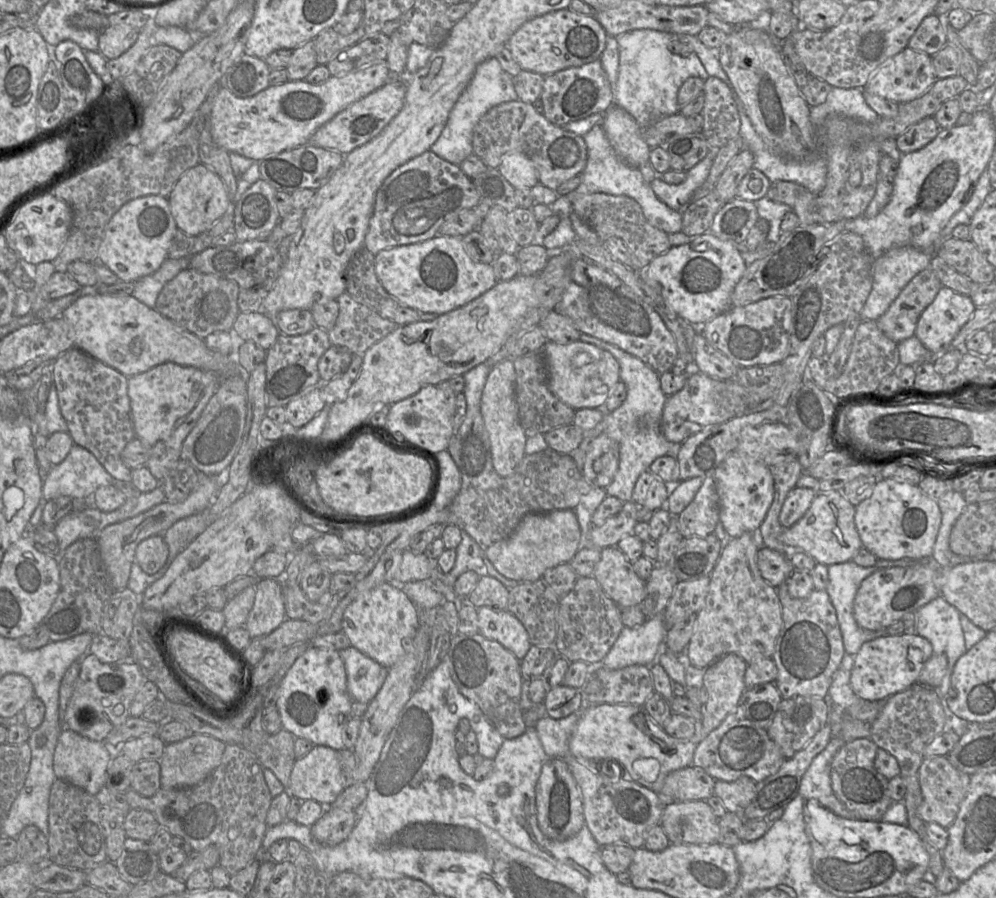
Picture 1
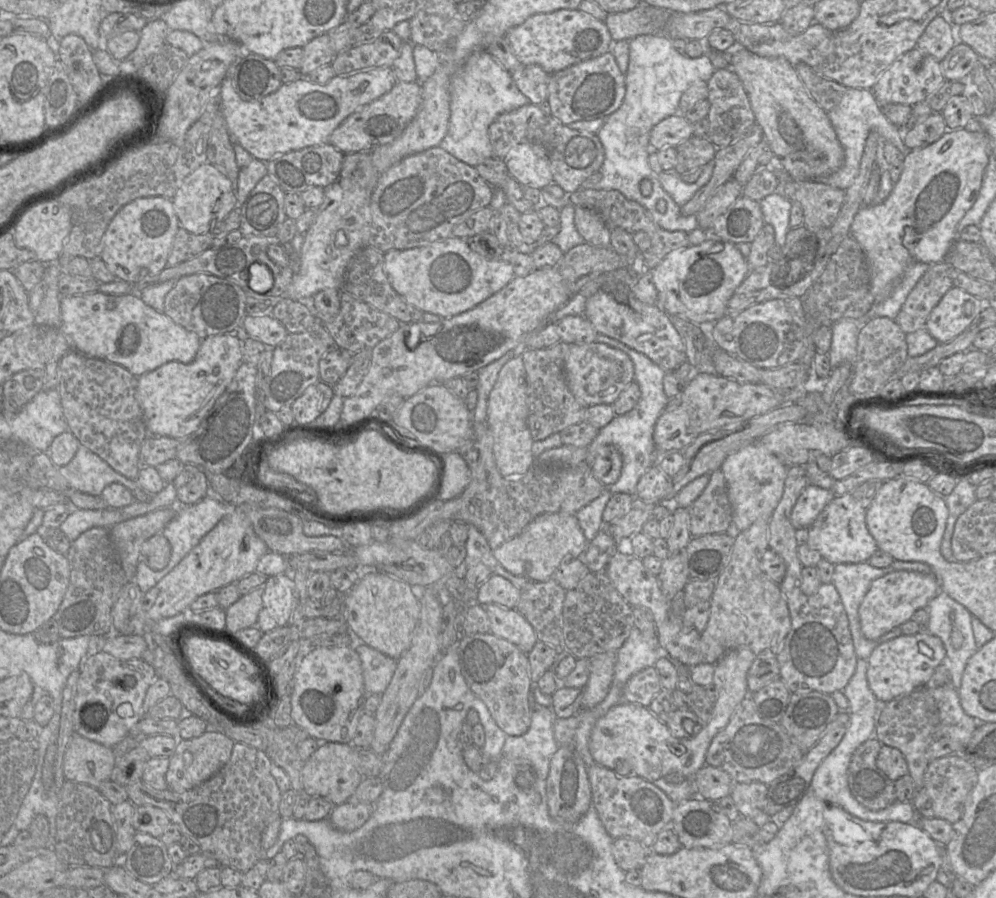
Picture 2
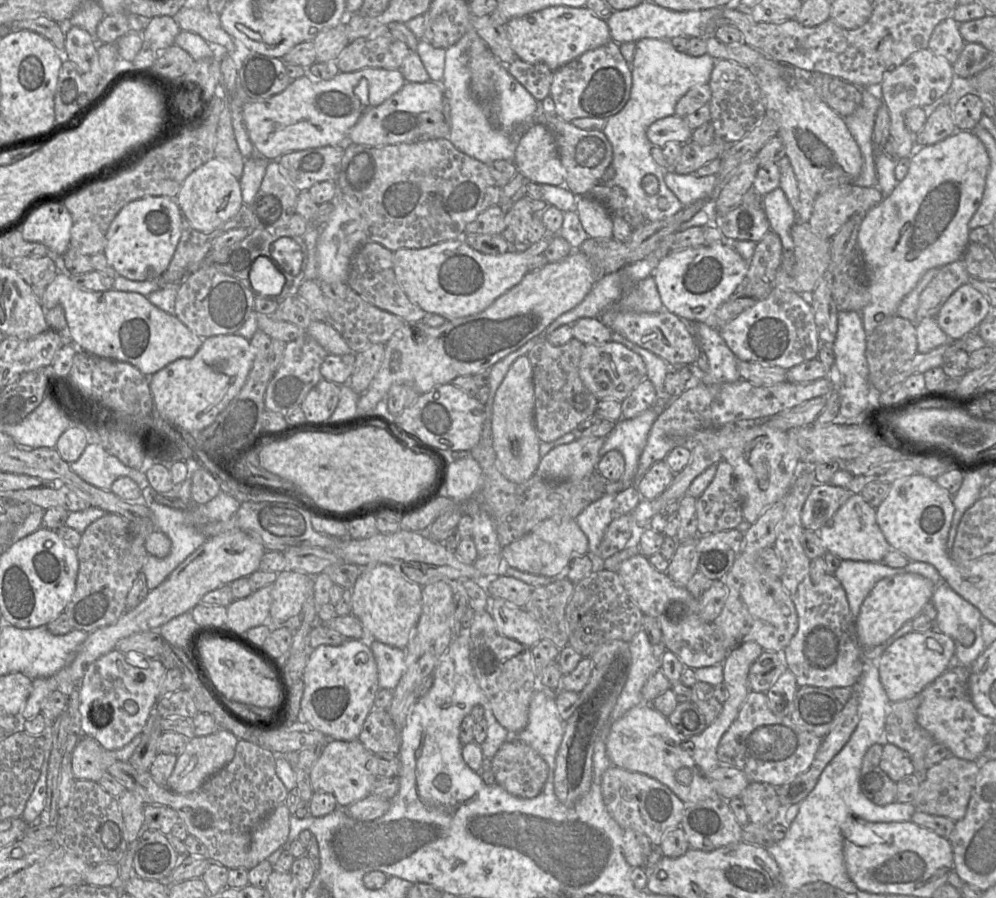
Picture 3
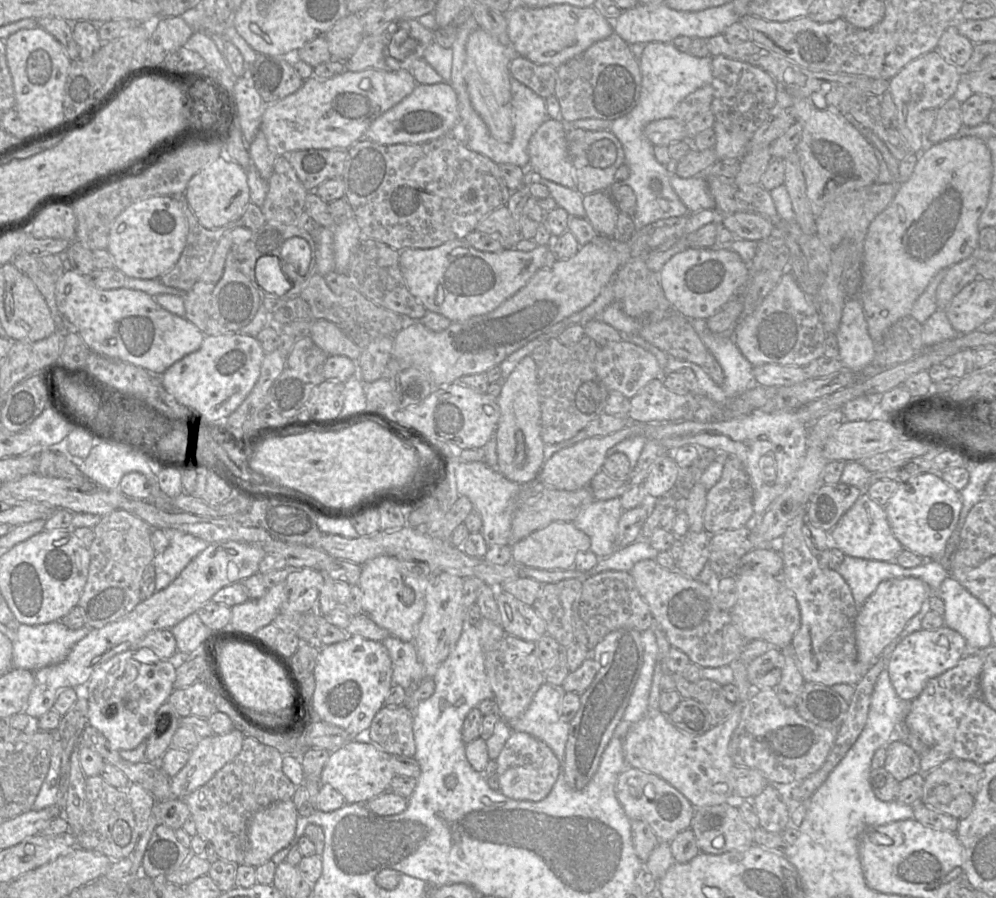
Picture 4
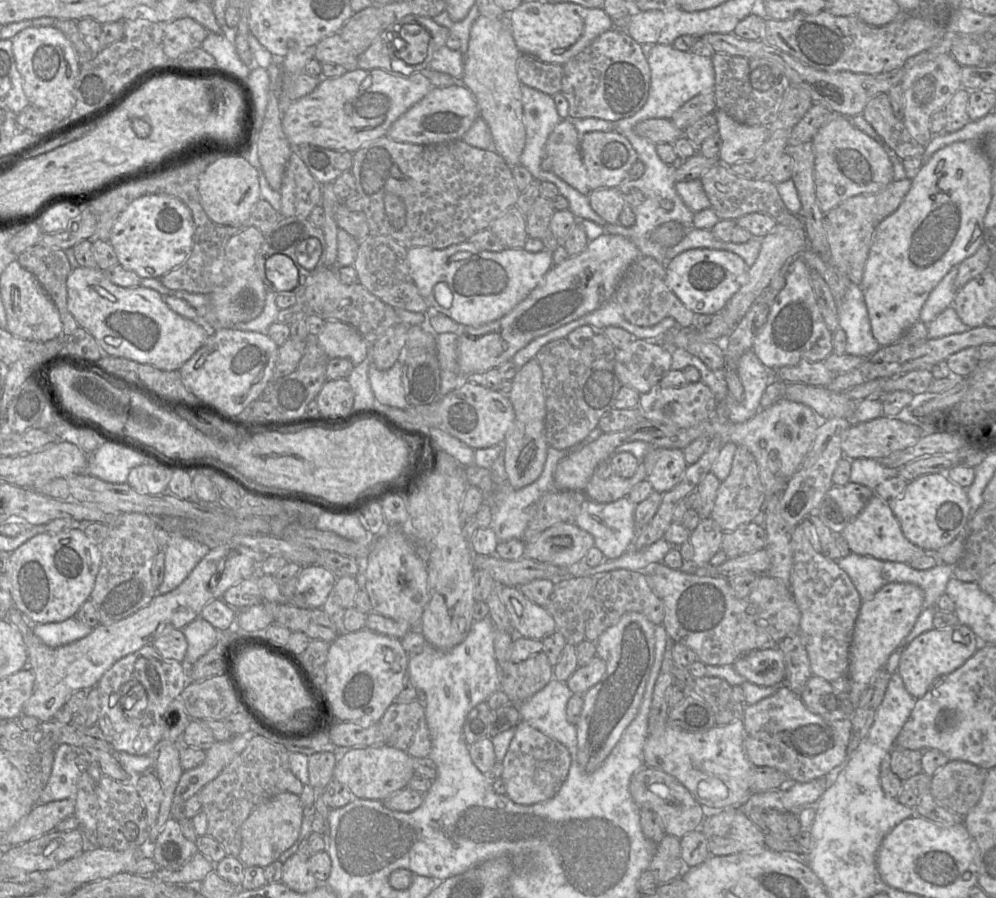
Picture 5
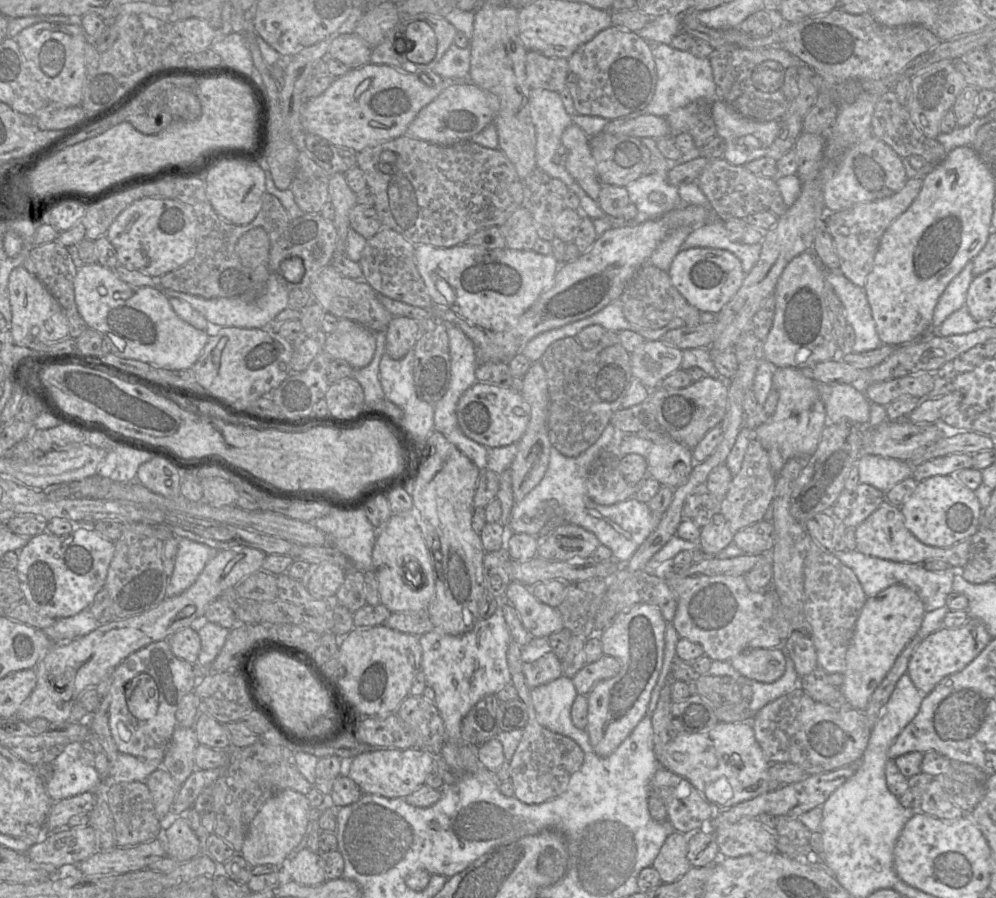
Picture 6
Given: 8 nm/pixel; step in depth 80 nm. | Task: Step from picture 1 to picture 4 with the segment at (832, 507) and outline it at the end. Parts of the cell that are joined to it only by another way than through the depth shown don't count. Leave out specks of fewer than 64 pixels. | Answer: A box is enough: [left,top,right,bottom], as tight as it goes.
[829,493,904,561]

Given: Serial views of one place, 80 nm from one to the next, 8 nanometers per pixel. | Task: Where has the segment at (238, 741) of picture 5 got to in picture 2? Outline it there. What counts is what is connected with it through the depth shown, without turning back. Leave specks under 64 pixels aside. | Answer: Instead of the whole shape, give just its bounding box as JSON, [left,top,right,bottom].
[166,731,235,792]

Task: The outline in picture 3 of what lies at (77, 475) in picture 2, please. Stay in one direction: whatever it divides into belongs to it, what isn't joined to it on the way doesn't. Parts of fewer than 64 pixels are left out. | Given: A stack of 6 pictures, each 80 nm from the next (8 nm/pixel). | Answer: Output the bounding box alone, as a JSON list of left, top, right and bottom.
[70,443,150,499]

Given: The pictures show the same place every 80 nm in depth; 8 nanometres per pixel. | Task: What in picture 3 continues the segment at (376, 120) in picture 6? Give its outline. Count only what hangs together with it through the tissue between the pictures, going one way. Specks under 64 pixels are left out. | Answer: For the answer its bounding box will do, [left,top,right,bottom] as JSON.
[243,68,406,160]

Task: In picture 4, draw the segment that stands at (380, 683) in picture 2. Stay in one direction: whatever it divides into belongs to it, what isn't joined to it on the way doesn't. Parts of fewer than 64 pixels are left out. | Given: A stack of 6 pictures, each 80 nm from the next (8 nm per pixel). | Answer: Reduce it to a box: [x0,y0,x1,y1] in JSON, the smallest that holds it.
[381,636,424,690]

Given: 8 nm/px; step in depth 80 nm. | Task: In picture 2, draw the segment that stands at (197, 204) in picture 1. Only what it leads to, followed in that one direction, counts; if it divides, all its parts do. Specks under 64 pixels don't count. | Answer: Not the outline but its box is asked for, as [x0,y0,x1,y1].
[172,162,238,235]

